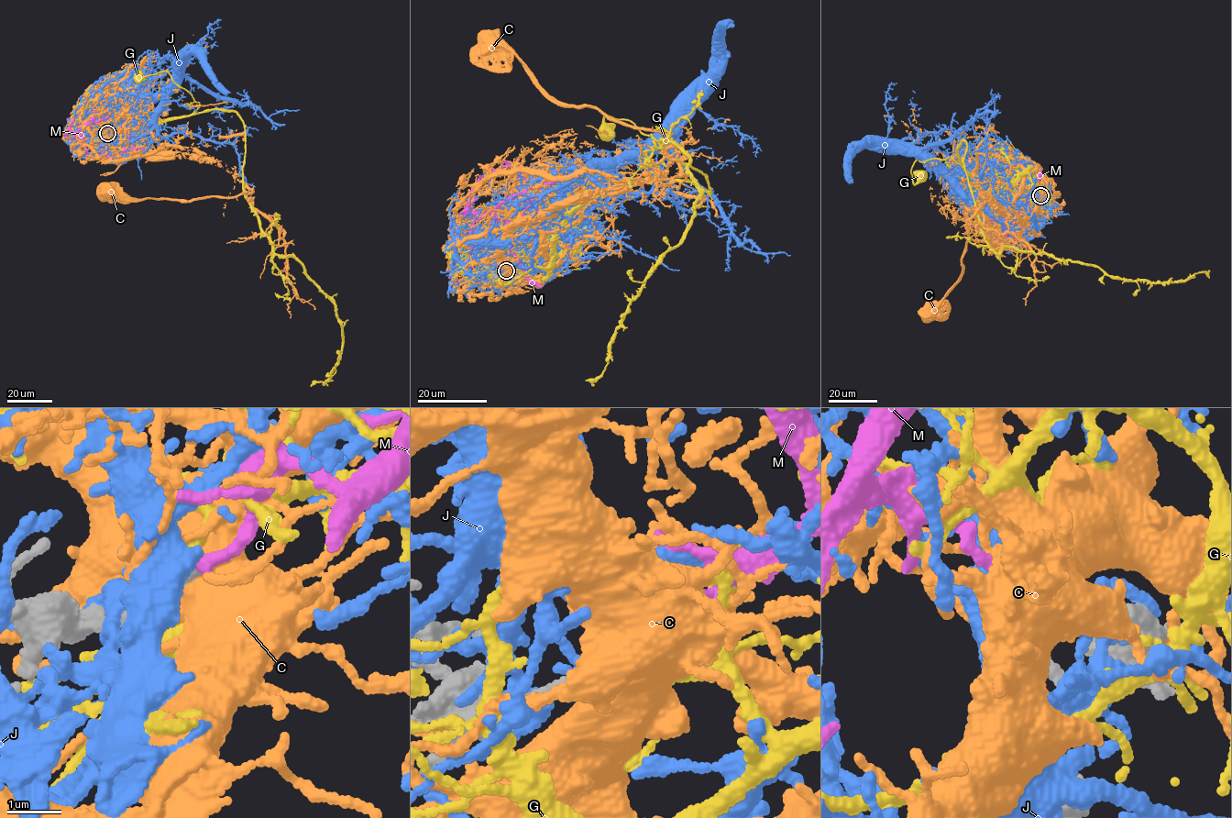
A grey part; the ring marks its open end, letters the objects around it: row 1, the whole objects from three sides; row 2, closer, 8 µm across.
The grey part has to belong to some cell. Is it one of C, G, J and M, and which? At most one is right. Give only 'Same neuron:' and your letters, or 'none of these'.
Same neuron: none of these

